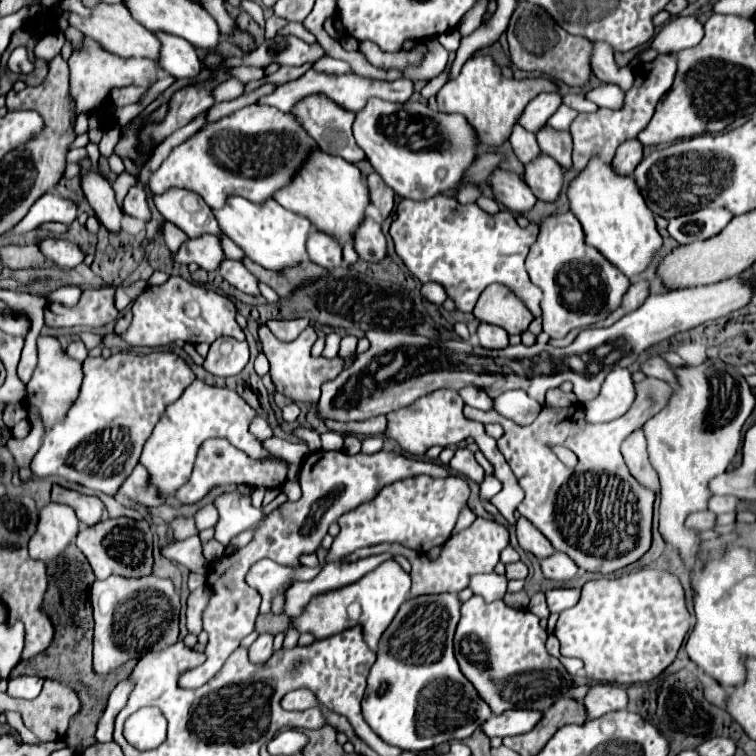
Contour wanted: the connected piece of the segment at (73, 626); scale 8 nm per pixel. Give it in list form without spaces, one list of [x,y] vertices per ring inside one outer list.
[[[68,544],[68,548],[62,552],[62,558],[58,556],[58,558],[54,558],[54,562],[50,560],[46,564],[46,574],[48,574],[48,590],[44,594],[42,610],[46,612],[46,616],[50,618],[50,622],[54,626],[54,638],[52,638],[48,650],[40,652],[36,658],[22,660],[12,670],[12,676],[32,674],[32,676],[64,682],[68,688],[72,688],[80,698],[80,710],[76,716],[70,718],[70,728],[66,732],[66,744],[74,750],[78,746],[88,748],[96,742],[94,732],[96,732],[96,724],[98,724],[100,716],[106,710],[108,694],[122,678],[126,678],[132,672],[136,660],[126,662],[126,670],[114,670],[104,676],[94,672],[94,668],[92,668],[94,620],[92,620],[92,606],[90,606],[90,586],[94,582],[94,572],[92,572],[88,560],[84,558],[84,554],[76,548],[76,544]]]

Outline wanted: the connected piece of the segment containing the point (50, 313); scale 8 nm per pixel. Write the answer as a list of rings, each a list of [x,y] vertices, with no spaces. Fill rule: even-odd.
[[[114,286],[88,288],[82,292],[76,306],[64,306],[60,302],[52,302],[46,306],[44,316],[48,326],[88,326],[100,328],[118,318],[118,310],[114,306]]]

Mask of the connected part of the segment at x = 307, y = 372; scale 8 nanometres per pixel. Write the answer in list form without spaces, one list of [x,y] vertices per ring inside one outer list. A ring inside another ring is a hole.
[[[260,326],[258,330],[260,334],[260,344],[262,344],[262,352],[268,356],[270,360],[270,374],[272,374],[272,380],[276,384],[276,390],[280,394],[284,394],[286,398],[290,398],[292,402],[318,402],[320,398],[320,386],[322,382],[326,380],[332,380],[336,378],[342,368],[344,368],[344,360],[340,356],[328,360],[324,356],[318,356],[318,358],[312,358],[310,354],[310,348],[316,340],[316,332],[312,326],[308,326],[296,340],[292,342],[282,342],[278,340],[266,326]]]

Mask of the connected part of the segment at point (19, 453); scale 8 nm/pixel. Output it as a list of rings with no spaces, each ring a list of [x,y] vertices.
[[[30,412],[30,420],[32,423],[30,434],[28,434],[26,438],[22,438],[22,440],[10,438],[8,444],[6,444],[6,448],[12,452],[18,468],[28,468],[28,466],[30,466],[30,460],[34,458],[34,454],[38,452],[40,442],[42,442],[44,430],[42,430],[40,418],[38,418],[38,415],[34,414],[34,412]]]

